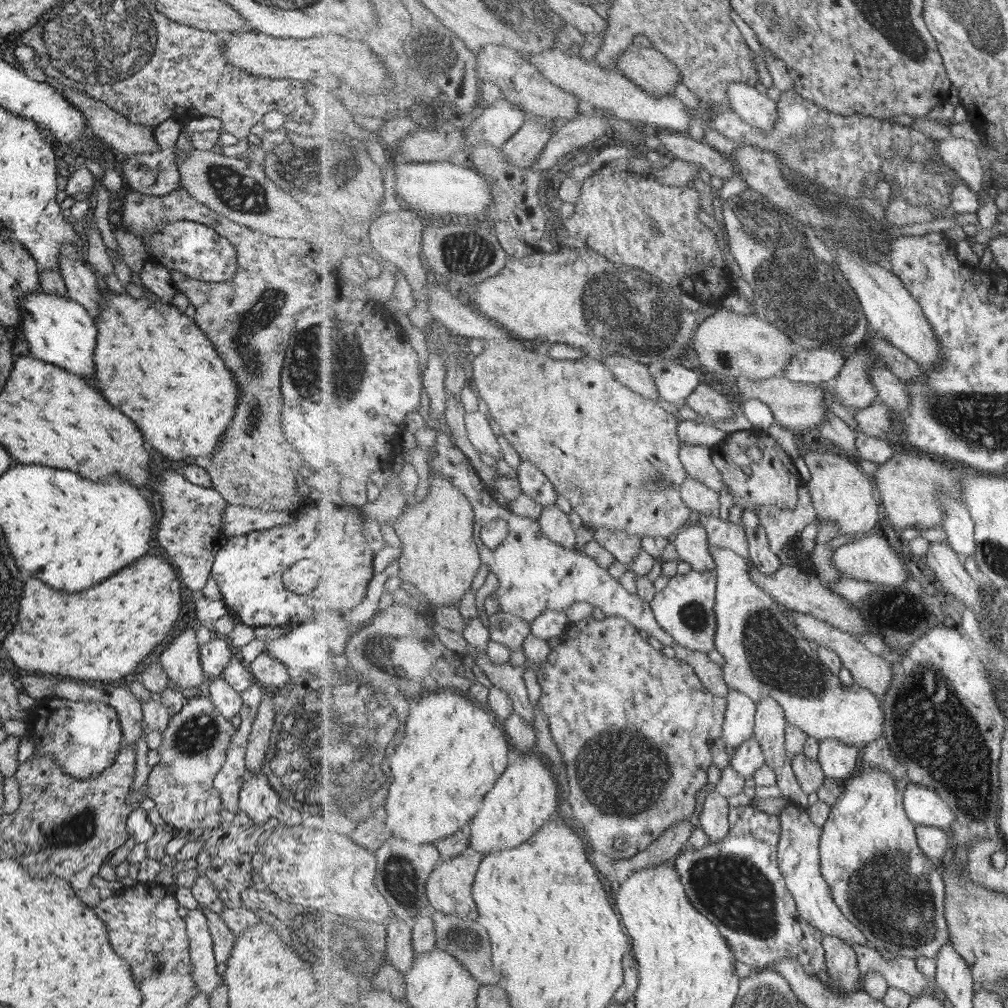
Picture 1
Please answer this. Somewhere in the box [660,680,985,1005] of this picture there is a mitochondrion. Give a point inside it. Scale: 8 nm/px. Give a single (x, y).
(888, 894)

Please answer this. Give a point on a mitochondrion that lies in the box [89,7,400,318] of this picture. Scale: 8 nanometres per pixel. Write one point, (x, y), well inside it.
(226, 187)

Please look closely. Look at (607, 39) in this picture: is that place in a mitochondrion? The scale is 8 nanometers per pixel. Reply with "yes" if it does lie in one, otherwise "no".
no

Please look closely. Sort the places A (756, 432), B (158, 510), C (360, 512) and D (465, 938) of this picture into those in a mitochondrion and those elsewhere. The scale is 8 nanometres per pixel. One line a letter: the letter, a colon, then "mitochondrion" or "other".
A: other
B: other
C: other
D: mitochondrion

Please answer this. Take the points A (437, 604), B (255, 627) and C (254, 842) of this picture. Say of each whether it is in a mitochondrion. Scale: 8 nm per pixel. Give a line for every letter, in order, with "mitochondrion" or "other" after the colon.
A: other
B: other
C: other

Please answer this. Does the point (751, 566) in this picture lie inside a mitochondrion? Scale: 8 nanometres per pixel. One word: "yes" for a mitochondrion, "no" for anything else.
no

